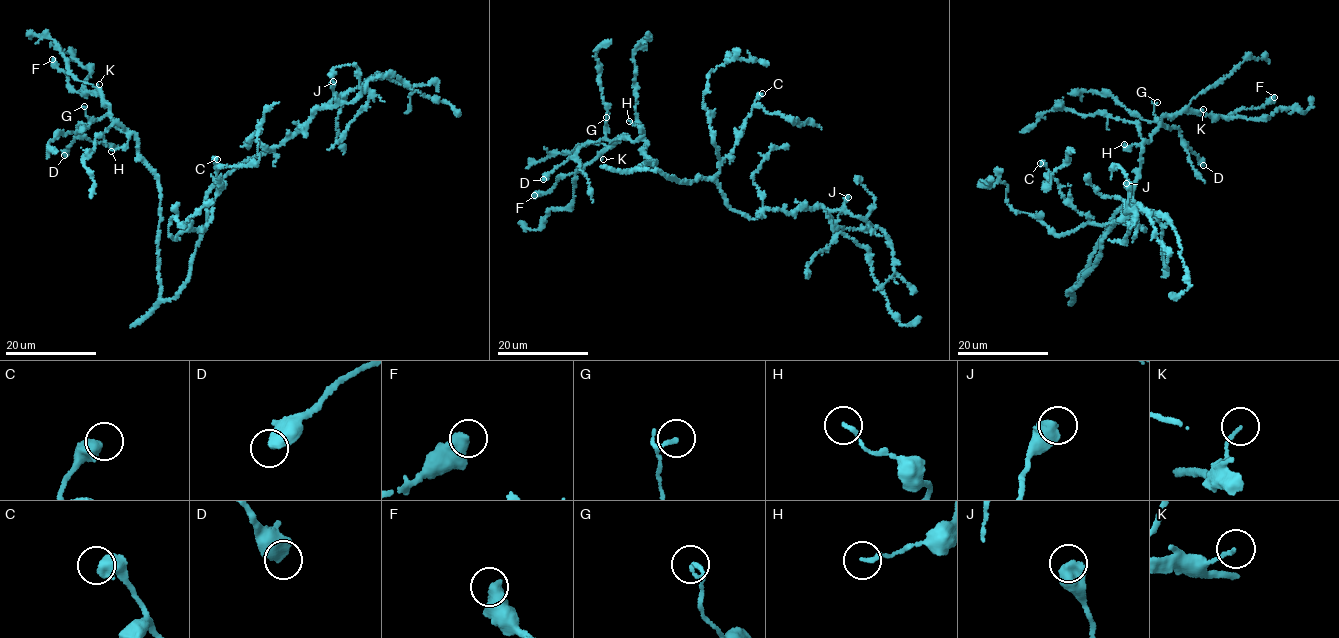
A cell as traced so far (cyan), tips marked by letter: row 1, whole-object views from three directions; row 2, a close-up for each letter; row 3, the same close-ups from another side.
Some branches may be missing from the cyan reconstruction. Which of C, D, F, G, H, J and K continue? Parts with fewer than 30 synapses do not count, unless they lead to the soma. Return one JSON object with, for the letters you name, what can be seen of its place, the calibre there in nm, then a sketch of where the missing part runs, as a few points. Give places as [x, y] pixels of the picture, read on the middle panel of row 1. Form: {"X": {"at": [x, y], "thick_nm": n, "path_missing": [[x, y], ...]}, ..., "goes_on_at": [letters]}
{"goes_on_at": []}

